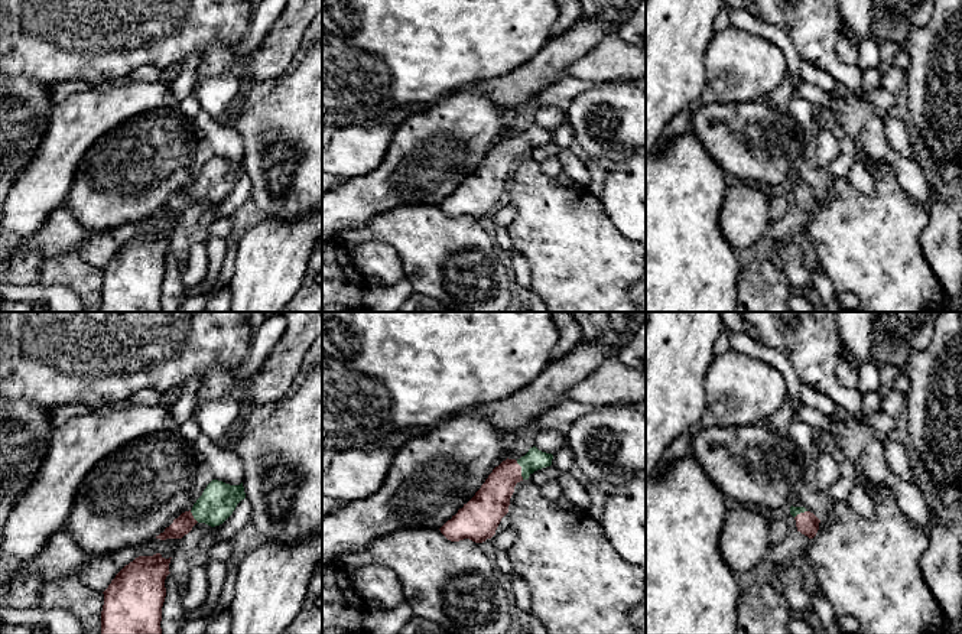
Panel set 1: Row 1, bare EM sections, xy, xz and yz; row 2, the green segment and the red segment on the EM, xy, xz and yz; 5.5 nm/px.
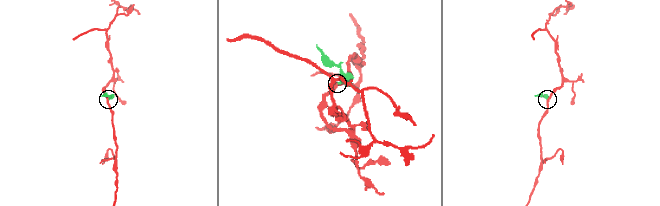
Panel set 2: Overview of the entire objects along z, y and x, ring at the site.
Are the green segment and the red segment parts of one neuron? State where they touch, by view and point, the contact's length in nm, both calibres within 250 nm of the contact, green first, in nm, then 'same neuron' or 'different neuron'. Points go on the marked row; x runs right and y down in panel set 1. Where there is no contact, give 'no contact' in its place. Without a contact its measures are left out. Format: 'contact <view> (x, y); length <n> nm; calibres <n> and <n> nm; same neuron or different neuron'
contact xz (522, 470); length 110 nm; calibres 120 and 200 nm; same neuron

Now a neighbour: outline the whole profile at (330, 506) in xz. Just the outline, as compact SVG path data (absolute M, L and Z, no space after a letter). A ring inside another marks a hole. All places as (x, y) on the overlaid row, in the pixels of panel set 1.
M322 495L322 517L329 516L341 508L344 508L347 504L337 500Z

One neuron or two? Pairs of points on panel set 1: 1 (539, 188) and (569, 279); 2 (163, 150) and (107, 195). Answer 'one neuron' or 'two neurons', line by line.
1: one neuron
2: one neuron

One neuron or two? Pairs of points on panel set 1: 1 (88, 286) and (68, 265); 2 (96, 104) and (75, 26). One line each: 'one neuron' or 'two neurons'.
1: one neuron
2: two neurons

